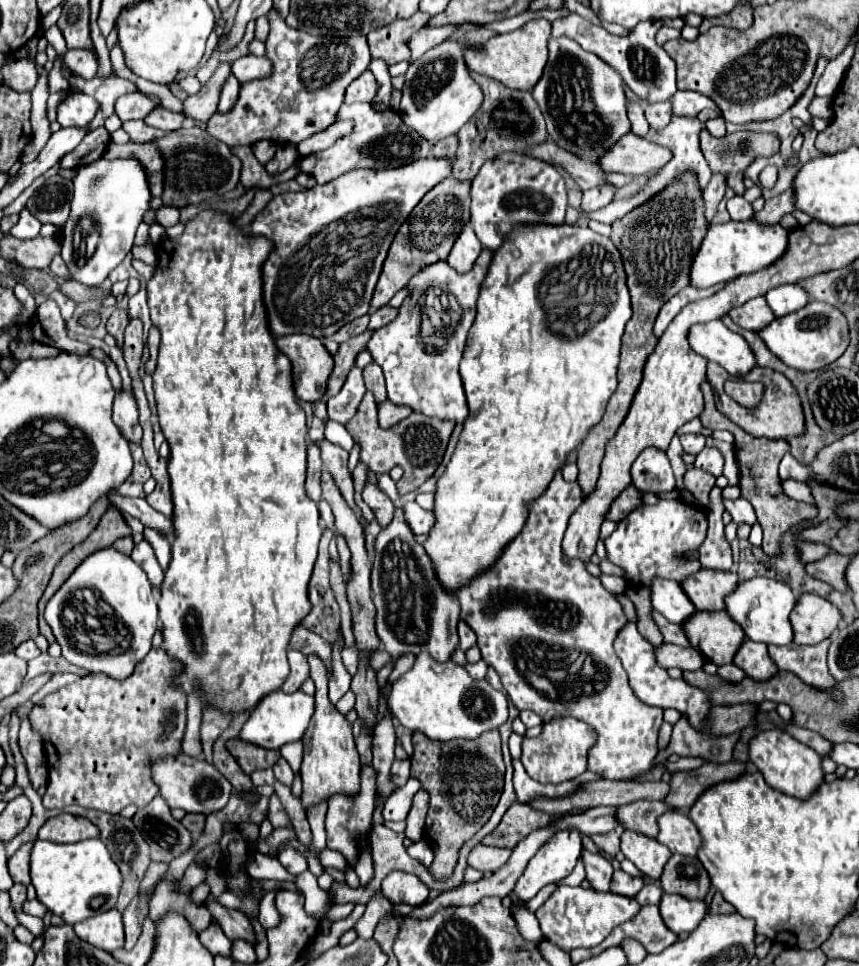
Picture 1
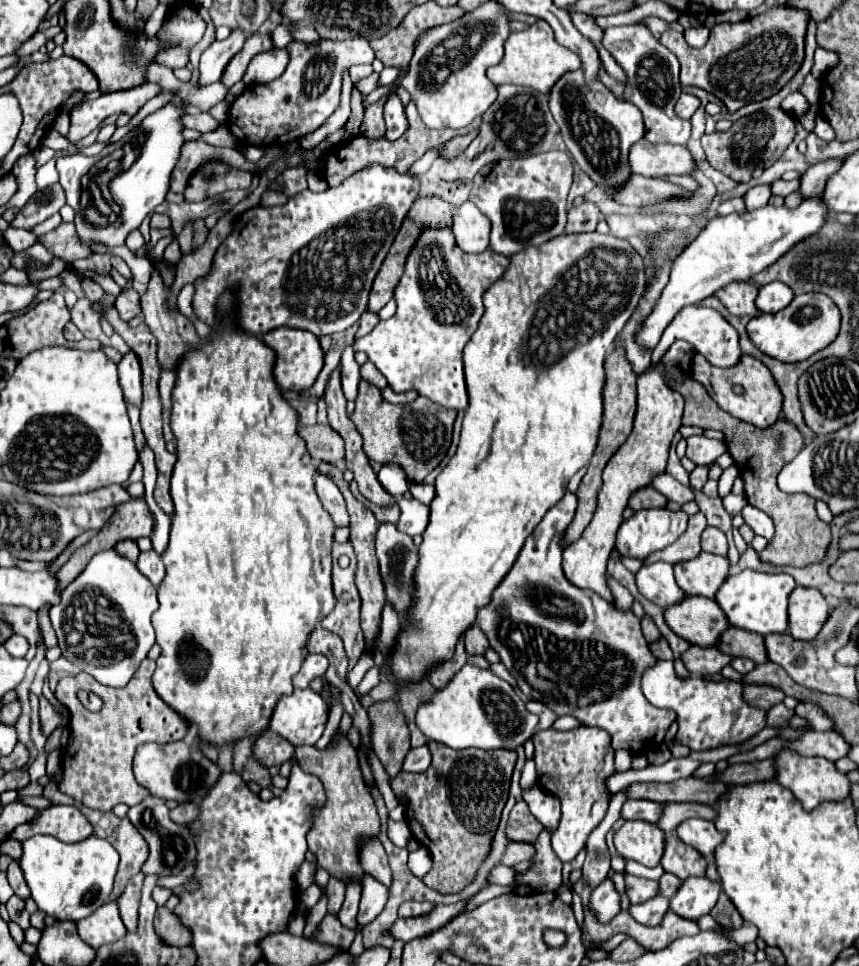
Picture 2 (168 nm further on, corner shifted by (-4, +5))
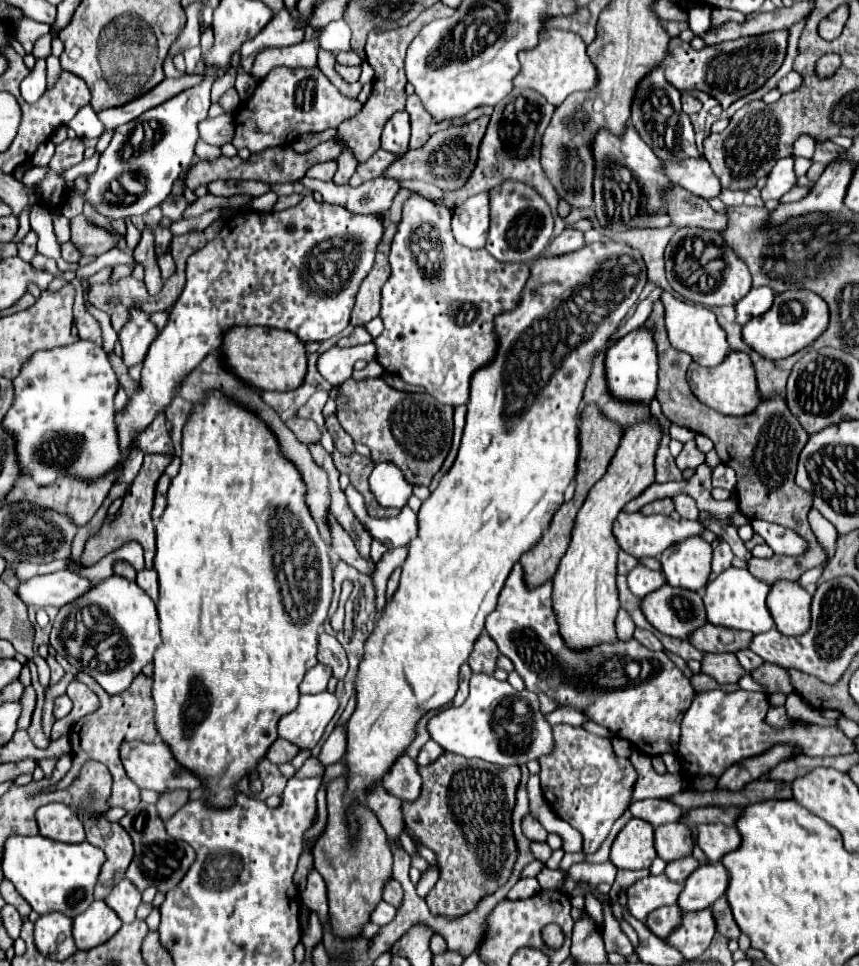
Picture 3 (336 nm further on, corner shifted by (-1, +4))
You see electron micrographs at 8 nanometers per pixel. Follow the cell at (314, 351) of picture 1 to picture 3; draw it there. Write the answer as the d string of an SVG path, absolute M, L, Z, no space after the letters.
M236 326L224 336L224 360L234 374L260 390L296 390L308 372L308 352L304 342L286 330L262 328L262 326Z

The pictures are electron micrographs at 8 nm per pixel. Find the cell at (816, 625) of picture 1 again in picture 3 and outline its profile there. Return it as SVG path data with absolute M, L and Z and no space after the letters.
M774 582L768 608L776 628L786 636L800 636L810 628L812 594L796 582Z

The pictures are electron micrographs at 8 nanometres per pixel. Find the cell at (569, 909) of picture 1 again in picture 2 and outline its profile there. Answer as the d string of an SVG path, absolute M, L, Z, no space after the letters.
M655 897L641 905L631 905L629 913L635 921L643 925L659 925L663 921L663 913L669 911L669 899L667 897Z

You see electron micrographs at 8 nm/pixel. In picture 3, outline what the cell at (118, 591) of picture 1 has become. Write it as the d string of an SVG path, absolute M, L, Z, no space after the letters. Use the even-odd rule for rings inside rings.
M112 574L92 584L80 598L62 606L52 622L50 634L50 646L74 668L92 674L108 694L124 692L142 668L152 662L158 644L160 630L156 604L136 582L130 582L120 574ZM90 610L100 610L104 620L90 618Z

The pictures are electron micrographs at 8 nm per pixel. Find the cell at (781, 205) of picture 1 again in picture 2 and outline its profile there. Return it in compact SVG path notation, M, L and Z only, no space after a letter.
M835 157L835 159L821 161L821 163L817 163L817 165L811 165L811 167L803 173L803 177L801 177L801 187L799 187L799 191L803 193L803 197L821 195L823 189L825 189L827 177L831 177L831 173L837 173L841 163L843 163L843 159L841 159L841 157Z

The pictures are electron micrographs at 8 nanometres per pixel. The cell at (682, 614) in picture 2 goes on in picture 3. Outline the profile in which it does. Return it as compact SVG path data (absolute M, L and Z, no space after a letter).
M662 586L642 600L644 616L666 636L688 640L694 630L704 626L706 608L702 596L692 590Z

